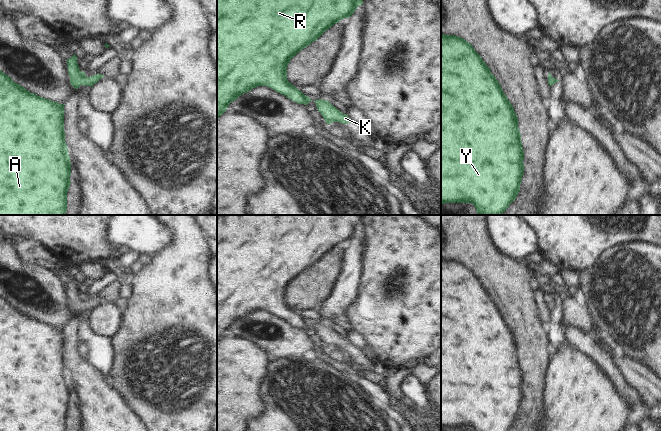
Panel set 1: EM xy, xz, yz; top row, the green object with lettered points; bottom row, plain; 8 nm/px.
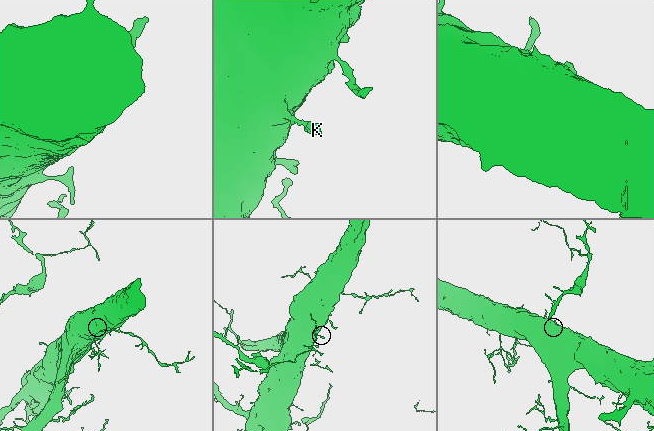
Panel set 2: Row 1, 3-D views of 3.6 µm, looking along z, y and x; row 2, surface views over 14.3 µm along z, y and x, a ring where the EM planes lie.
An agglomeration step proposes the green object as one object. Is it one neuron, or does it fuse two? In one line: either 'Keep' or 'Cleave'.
Keep.

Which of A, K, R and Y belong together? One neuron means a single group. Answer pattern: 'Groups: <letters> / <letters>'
Groups: A K R Y.

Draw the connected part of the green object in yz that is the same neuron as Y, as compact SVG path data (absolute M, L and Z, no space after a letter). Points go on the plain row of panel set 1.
M441 257L441 428L457 426L471 427L475 431L509 431L520 415L524 398L523 384L524 375L518 342L498 304L469 266L455 259Z

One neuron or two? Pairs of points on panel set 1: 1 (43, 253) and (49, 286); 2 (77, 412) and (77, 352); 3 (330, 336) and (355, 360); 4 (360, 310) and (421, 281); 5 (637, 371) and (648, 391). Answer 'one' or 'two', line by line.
1: two
2: two
3: one
4: one
5: one

